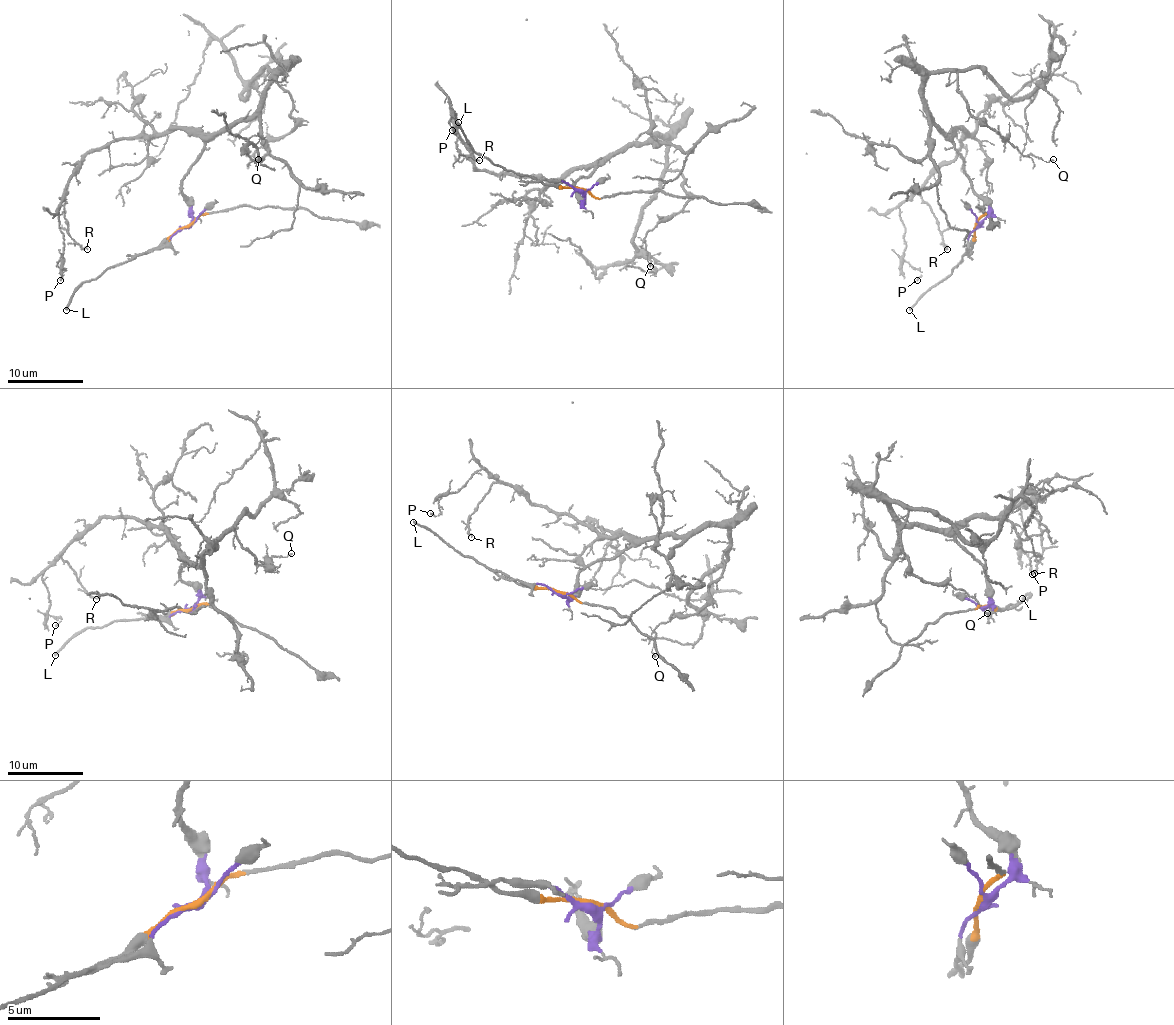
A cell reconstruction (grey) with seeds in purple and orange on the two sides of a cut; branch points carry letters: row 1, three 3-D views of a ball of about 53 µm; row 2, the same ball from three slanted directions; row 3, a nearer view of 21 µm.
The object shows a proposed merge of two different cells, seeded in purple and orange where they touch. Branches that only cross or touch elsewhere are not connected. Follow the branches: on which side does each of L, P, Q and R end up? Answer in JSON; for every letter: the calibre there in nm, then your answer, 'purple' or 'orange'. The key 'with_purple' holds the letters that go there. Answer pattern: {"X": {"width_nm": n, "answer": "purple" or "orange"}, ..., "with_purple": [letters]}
{"L": {"width_nm": 190, "answer": "orange"}, "P": {"width_nm": 150, "answer": "purple"}, "Q": {"width_nm": 140, "answer": "purple"}, "R": {"width_nm": 160, "answer": "purple"}, "with_purple": ["P", "Q", "R"]}

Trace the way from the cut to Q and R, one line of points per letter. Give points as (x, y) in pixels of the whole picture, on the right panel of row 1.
Q: (975, 225), (989, 204), (926, 109), (930, 75), (956, 73), (956, 88), (973, 115), (1019, 151), (1053, 159)
R: (975, 225), (989, 204), (954, 147), (952, 134), (960, 128), (966, 134), (958, 153), (920, 191), (947, 250)

